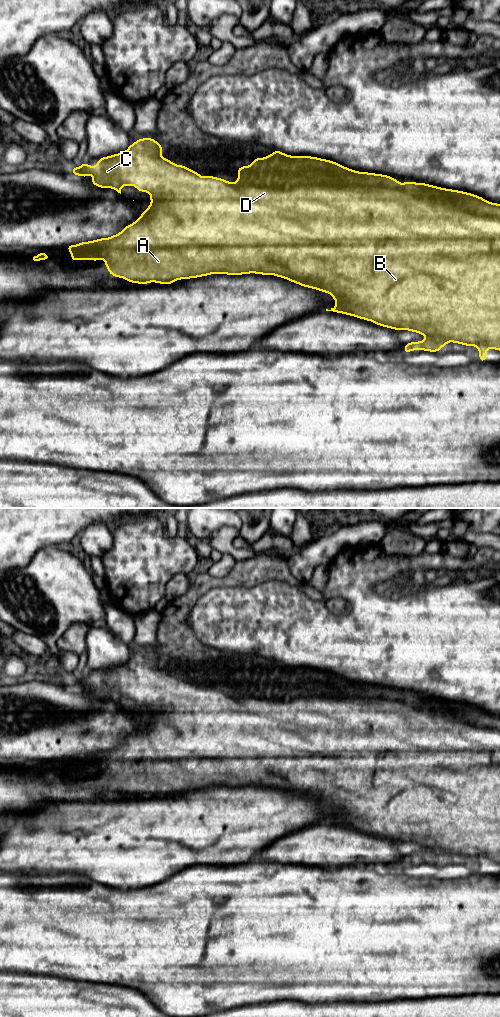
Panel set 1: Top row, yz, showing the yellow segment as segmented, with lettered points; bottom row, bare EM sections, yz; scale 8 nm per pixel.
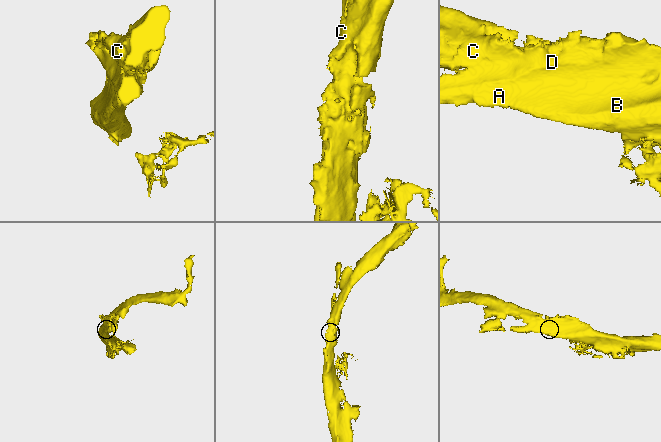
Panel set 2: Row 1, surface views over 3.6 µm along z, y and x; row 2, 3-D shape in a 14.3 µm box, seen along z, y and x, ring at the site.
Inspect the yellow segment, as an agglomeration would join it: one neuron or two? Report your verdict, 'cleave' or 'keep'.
keep

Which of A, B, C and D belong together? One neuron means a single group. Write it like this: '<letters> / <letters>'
A B C D

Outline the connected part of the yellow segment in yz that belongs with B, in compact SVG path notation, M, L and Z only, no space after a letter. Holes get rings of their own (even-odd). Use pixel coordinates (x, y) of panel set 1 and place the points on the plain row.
M142 650L136 652L133 656L130 656L128 661L125 664L117 665L111 668L106 668L99 670L95 679L91 679L85 673L80 679L72 679L71 684L76 689L86 690L89 686L92 689L91 696L99 700L112 700L121 706L122 698L130 699L131 696L134 697L135 700L138 701L139 704L149 704L150 705L150 718L145 721L145 723L141 726L141 728L132 736L126 737L124 741L109 750L100 750L97 752L92 752L88 754L81 754L76 757L68 757L66 760L71 765L71 773L80 772L93 772L99 773L100 771L104 771L106 780L108 784L118 790L124 790L130 795L138 795L142 797L146 797L149 794L156 794L159 796L169 797L172 796L176 792L182 792L184 790L191 791L197 789L203 789L211 786L226 786L226 787L243 787L243 786L261 786L261 787L274 787L280 790L284 790L289 792L290 794L295 794L298 797L302 797L303 799L308 799L312 801L316 801L322 803L324 805L330 805L333 811L337 814L336 817L330 822L326 821L326 823L333 823L335 825L342 825L350 828L354 828L363 832L371 833L379 838L387 839L394 842L409 842L411 844L417 844L419 846L425 847L426 851L424 853L418 854L410 854L406 855L404 859L404 865L407 866L410 863L414 862L424 862L429 864L438 864L440 863L448 854L454 854L457 856L462 856L465 858L476 858L479 862L479 872L481 875L486 873L487 870L487 861L495 861L500 863L500 716L492 715L486 713L484 710L477 708L475 706L471 706L468 704L463 704L459 702L446 701L441 700L434 697L429 697L426 695L417 695L417 694L404 694L400 696L397 691L392 690L388 687L383 686L375 686L370 684L359 684L343 677L340 677L334 673L326 672L322 670L312 669L312 668L291 668L284 666L281 663L274 662L273 665L269 668L265 668L263 671L257 669L252 673L251 678L240 678L237 682L238 691L236 695L228 694L222 690L217 690L215 688L206 688L202 689L196 683L192 683L187 680L186 677L177 677L172 673L163 670L161 668L161 664L164 660L153 650ZM160 709L167 710L172 709L172 713L164 713L155 715Z

